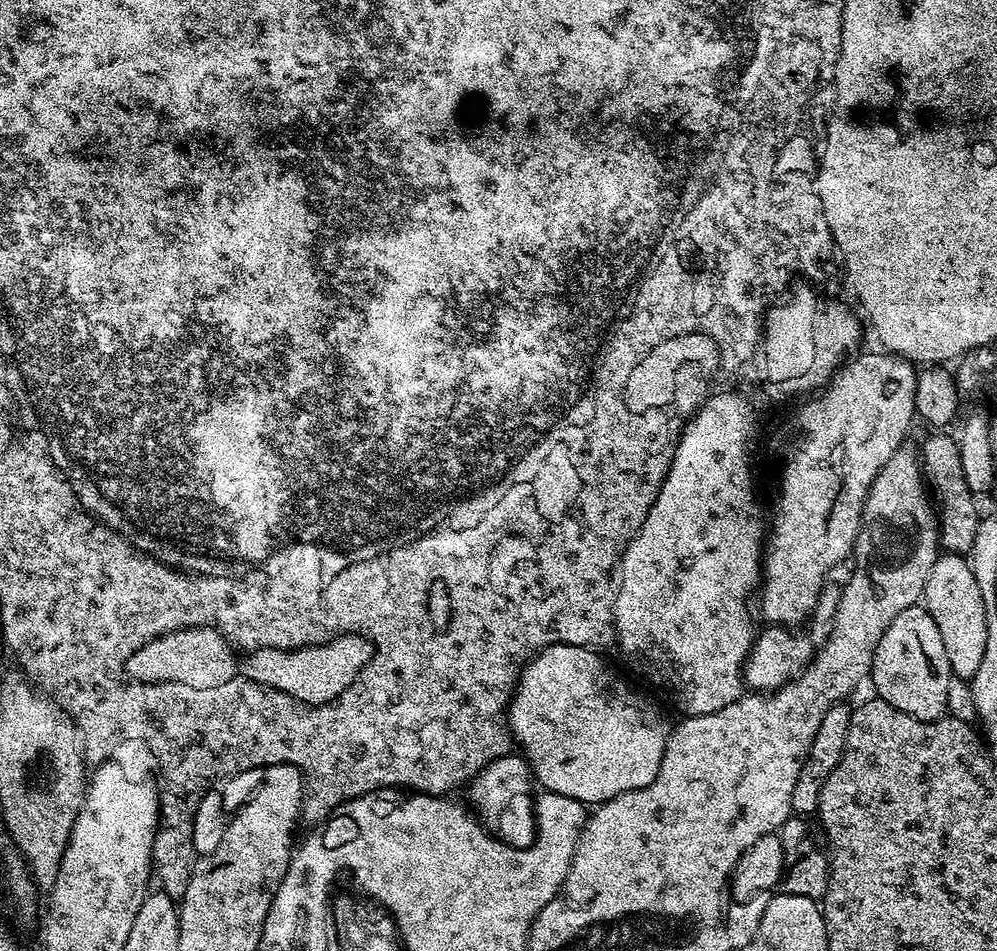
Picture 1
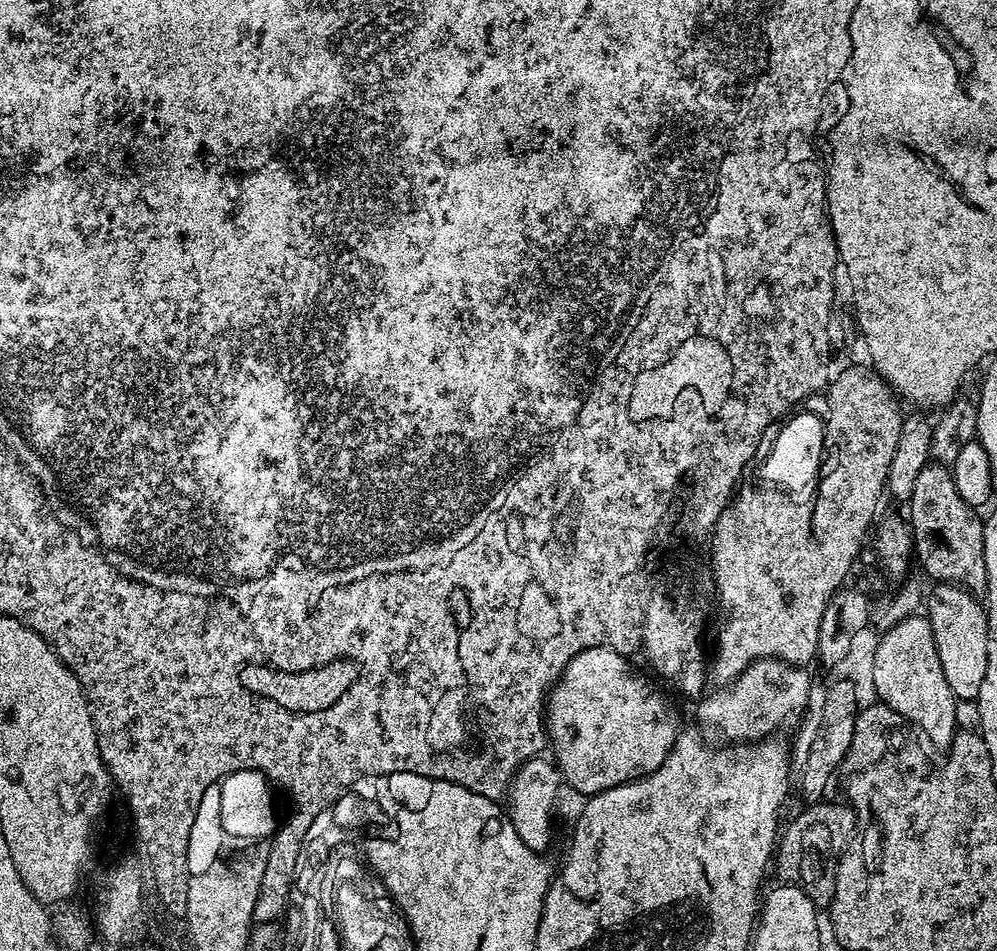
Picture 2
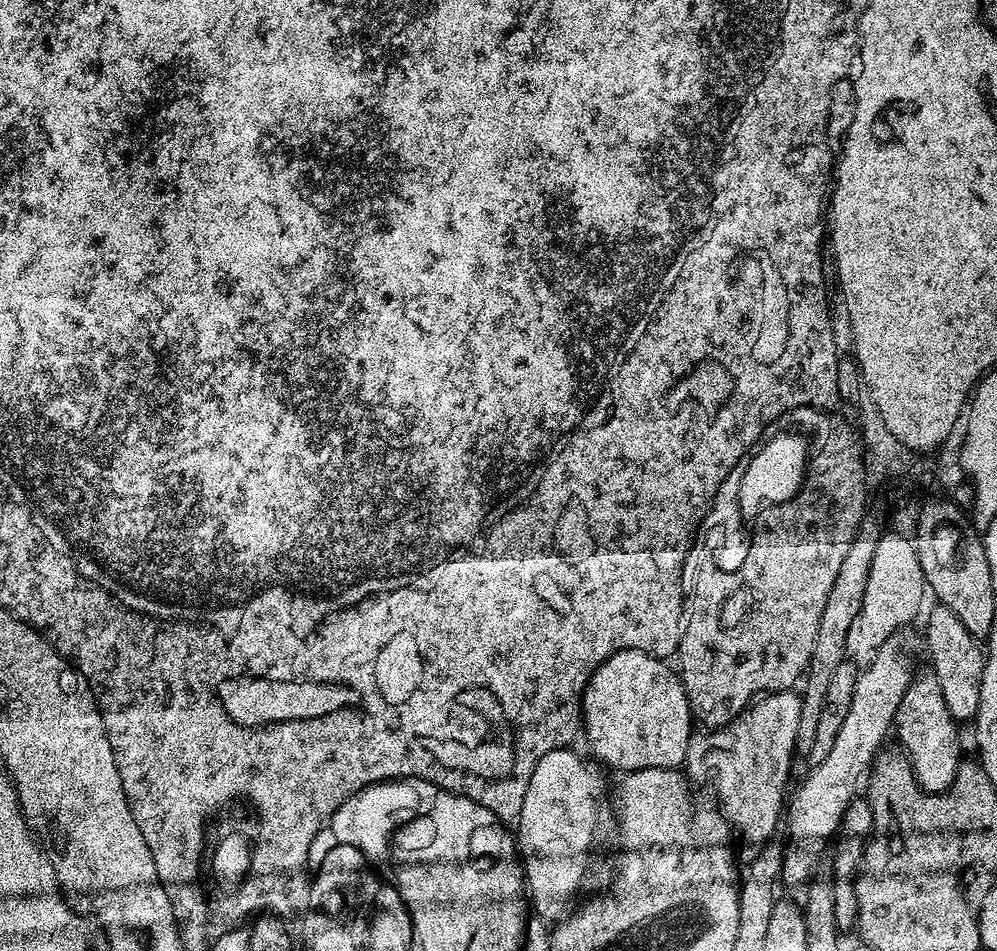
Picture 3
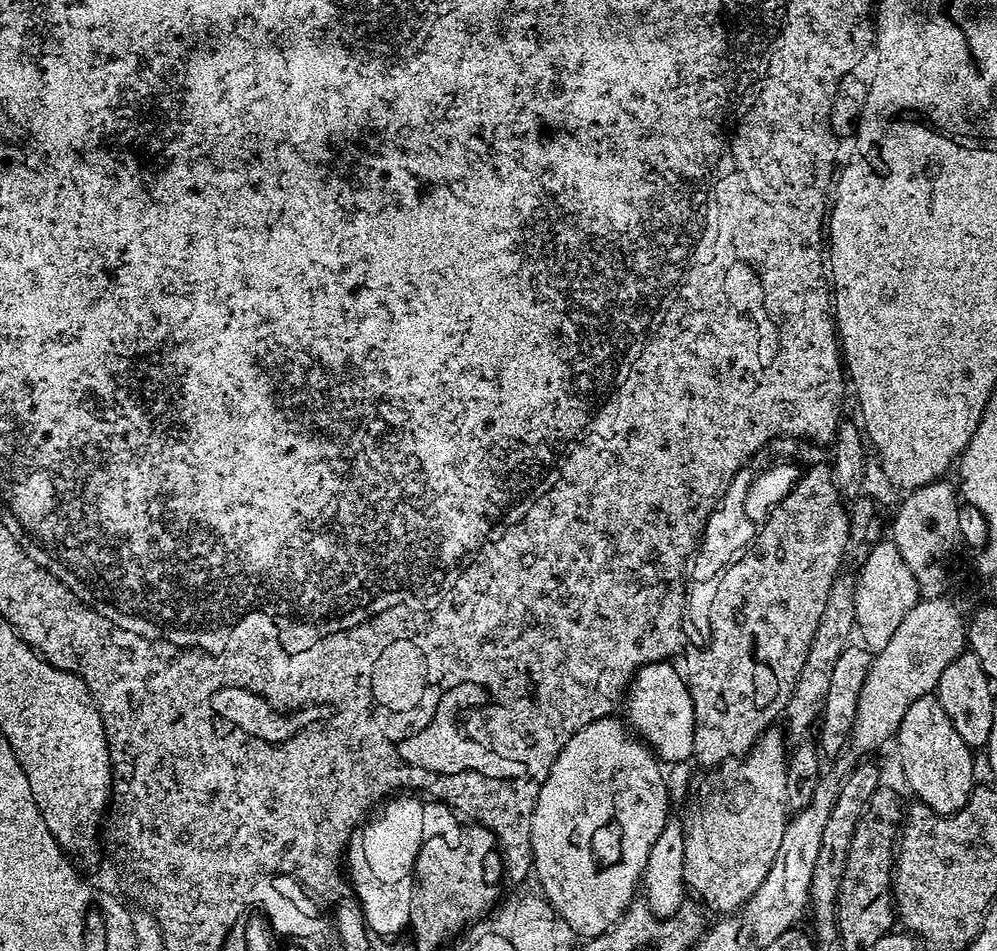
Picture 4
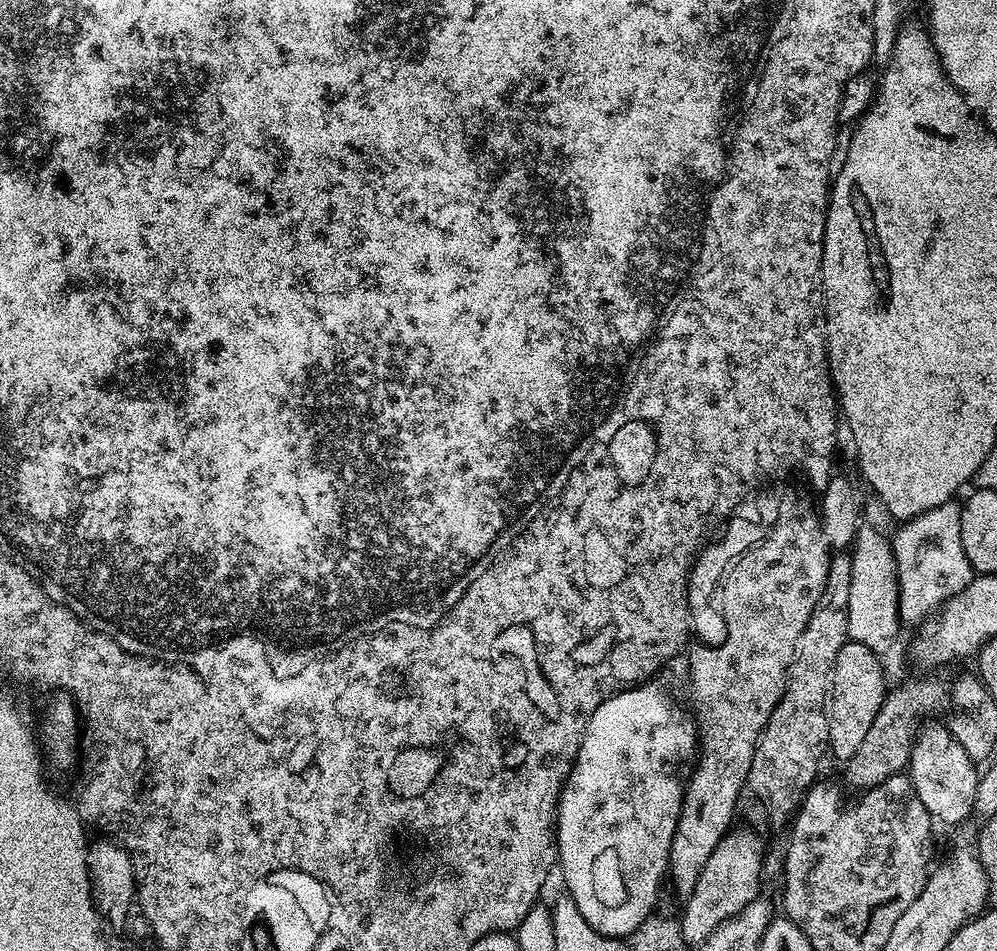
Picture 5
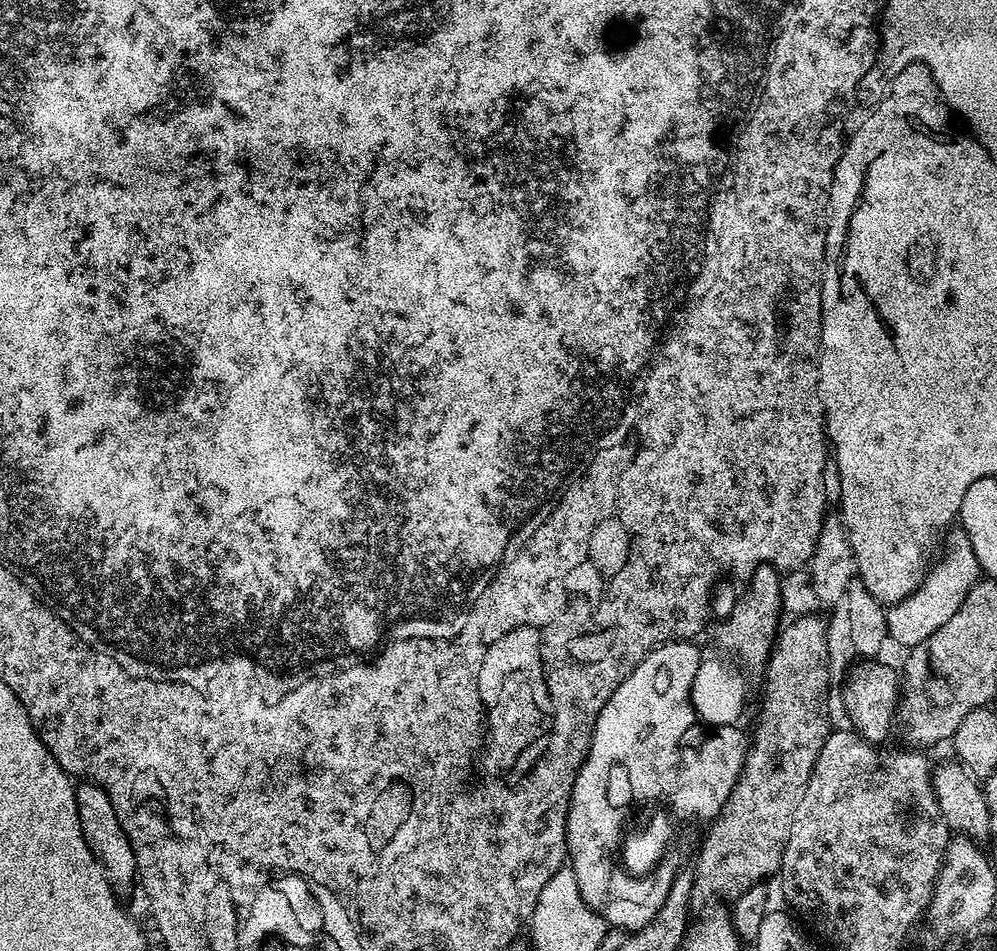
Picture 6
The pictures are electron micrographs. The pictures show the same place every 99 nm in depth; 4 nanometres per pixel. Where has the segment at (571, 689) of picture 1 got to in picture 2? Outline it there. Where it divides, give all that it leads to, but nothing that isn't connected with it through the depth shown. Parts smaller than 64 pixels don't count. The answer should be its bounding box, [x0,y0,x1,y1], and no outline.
[546,648,682,798]

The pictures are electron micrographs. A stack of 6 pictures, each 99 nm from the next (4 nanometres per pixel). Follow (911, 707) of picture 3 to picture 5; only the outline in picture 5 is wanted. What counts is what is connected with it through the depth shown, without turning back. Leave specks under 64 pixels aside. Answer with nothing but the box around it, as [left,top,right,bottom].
[906,722,980,826]

